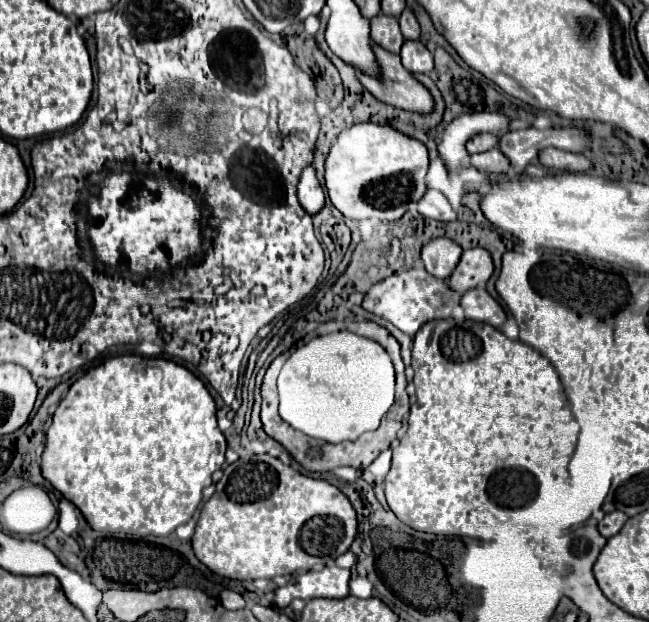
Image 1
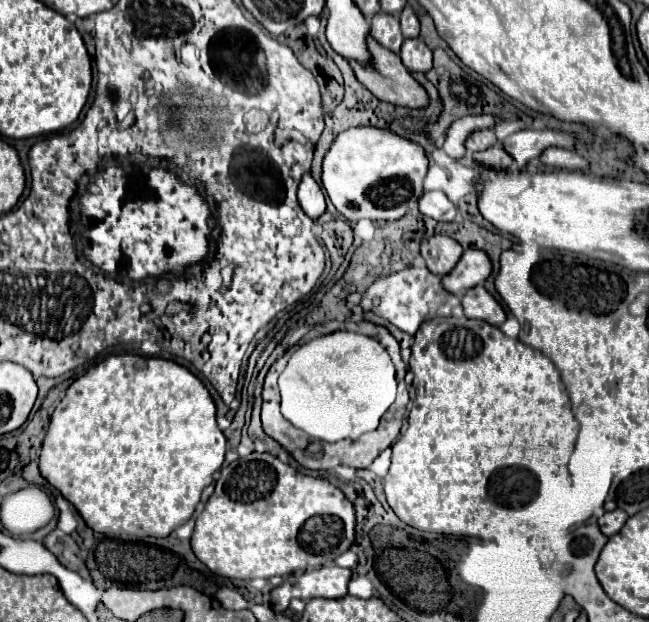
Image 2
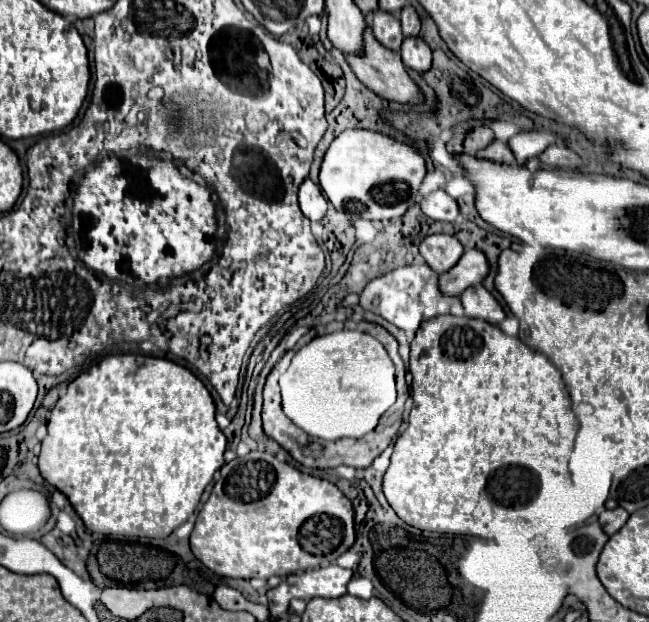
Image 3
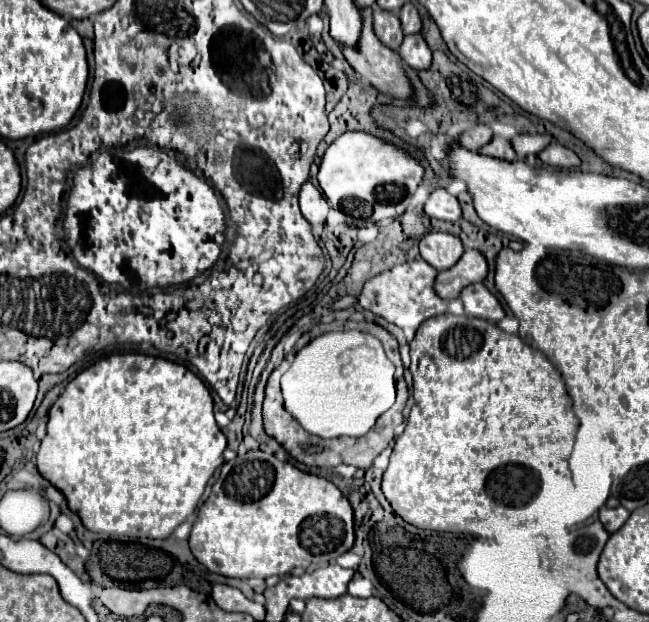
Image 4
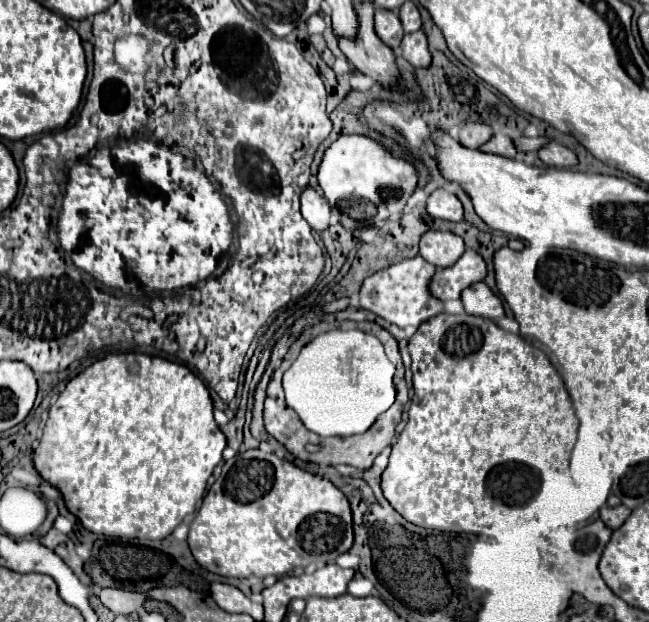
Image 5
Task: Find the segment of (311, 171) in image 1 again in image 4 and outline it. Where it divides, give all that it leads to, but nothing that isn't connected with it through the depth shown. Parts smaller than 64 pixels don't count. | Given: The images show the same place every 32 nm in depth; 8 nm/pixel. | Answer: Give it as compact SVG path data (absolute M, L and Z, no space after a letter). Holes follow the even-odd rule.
M310 180L300 190L300 210L310 224L324 224L326 222L328 202Z

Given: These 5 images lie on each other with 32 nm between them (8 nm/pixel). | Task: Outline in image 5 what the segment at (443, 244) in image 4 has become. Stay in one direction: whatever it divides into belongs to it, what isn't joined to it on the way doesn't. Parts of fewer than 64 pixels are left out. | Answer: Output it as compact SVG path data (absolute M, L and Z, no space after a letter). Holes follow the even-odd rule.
M430 230L420 240L420 256L436 268L452 266L464 252L464 242L460 236L450 232Z

